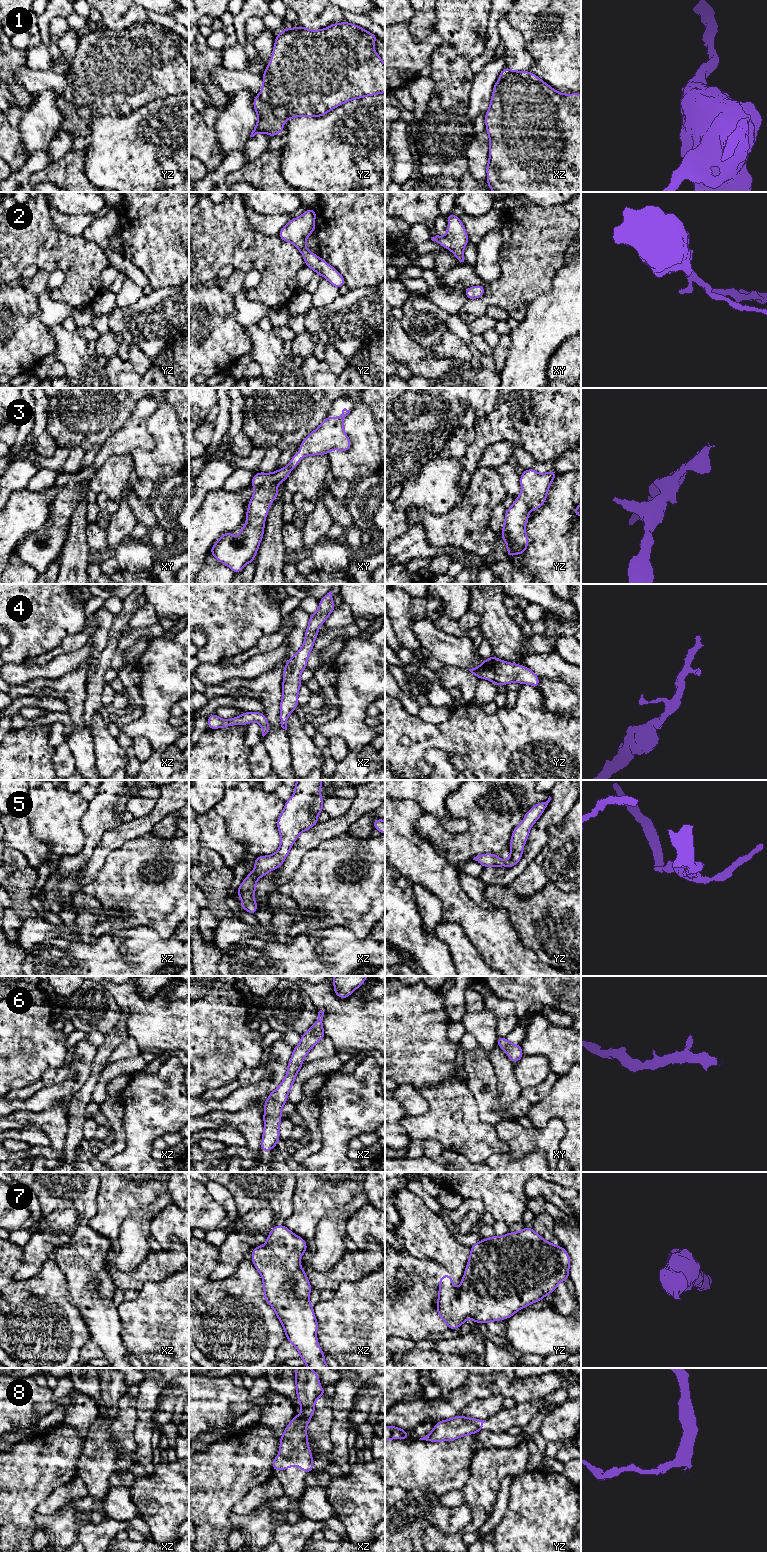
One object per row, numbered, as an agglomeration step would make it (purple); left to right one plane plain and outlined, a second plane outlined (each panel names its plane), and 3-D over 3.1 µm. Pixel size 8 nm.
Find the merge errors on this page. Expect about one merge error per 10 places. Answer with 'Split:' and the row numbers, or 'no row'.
Split: no row

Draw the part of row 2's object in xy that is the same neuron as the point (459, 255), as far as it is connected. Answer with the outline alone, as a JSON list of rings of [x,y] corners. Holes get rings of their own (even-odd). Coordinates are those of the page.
[[[449,213],[447,218],[447,234],[445,236],[436,235],[435,237],[431,237],[431,240],[450,250],[458,259],[460,265],[467,264],[463,255],[463,250],[469,243],[465,227],[458,216]]]

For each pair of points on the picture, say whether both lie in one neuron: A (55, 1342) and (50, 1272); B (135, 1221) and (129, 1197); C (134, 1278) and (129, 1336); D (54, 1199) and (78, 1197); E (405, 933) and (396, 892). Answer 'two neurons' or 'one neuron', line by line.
A: one neuron
B: two neurons
C: two neurons
D: one neuron
E: one neuron

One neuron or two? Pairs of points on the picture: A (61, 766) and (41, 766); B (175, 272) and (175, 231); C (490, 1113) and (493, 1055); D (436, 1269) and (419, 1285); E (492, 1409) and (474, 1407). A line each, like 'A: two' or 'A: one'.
A: two
B: one
C: two
D: one
E: one

